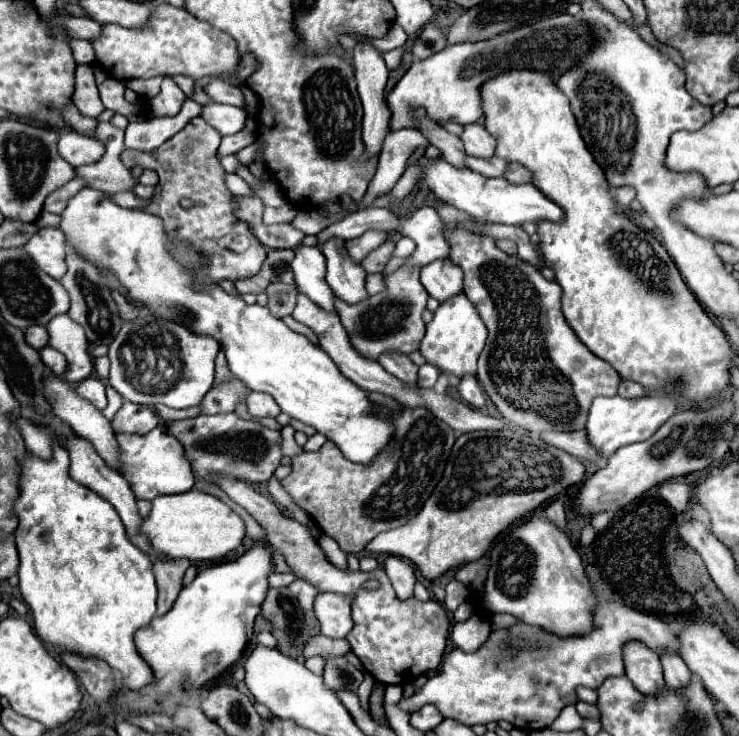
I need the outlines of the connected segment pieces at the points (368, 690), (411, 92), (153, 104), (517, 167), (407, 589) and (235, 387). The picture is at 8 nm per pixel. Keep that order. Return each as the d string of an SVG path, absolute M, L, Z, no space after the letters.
M366 672L364 682L362 682L362 684L360 684L360 688L358 688L360 706L362 706L364 710L368 710L368 700L370 700L370 694L372 694L372 684L374 684L374 678L372 678L372 674L368 674L368 672Z
M556 14L536 24L498 34L484 42L464 42L446 46L444 50L428 56L426 60L414 60L408 72L400 78L396 88L386 96L390 108L390 130L418 128L416 110L424 108L426 118L436 124L454 122L470 124L482 116L480 108L480 84L506 68L534 68L548 72L554 82L560 74L576 64L576 60L590 48L592 38L584 22L568 14Z
M164 78L162 80L162 90L148 100L148 114L154 116L176 116L178 110L182 108L184 102L184 92L178 88L178 84L174 84L172 78Z
M510 162L508 166L508 172L504 174L506 180L510 180L512 184L524 184L524 182L530 182L532 180L532 174L528 168L524 168L522 164L518 162Z
M388 556L388 560L384 562L384 570L394 586L398 600L408 600L414 596L416 576L414 576L414 568L408 562L404 562L398 556Z
M232 378L222 384L214 384L210 392L204 396L200 410L202 414L220 414L220 412L234 412L238 402L244 402L248 396L248 386L242 380Z

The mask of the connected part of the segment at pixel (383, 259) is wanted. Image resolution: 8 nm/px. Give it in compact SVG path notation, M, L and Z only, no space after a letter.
M386 240L380 248L376 248L374 252L370 252L360 264L362 268L370 274L370 272L382 272L384 266L388 264L388 260L392 258L392 252L394 252L394 242L392 240Z

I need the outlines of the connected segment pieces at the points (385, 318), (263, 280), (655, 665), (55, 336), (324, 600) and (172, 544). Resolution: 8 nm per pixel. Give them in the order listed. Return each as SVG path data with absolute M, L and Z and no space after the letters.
M400 266L396 272L384 278L386 288L382 294L368 296L366 300L362 300L362 304L346 304L344 300L338 300L338 296L334 296L334 308L340 314L342 326L346 328L356 352L366 356L368 360L378 360L384 352L410 354L418 350L418 344L426 330L422 312L426 310L428 302L428 292L420 284L418 274L420 268Z
M270 250L262 270L256 276L236 282L238 292L242 292L242 294L262 294L274 282L294 284L290 262L292 262L290 250Z
M642 642L624 644L624 668L632 684L644 694L656 694L664 688L662 666L658 654Z
M68 314L54 316L48 322L48 334L50 334L50 346L64 354L68 368L66 368L65 379L70 384L78 384L80 380L86 380L92 370L92 356L86 352L88 340L84 330L70 320Z
M320 592L314 602L314 614L320 622L320 630L328 638L344 638L352 630L350 598L342 594Z
M200 490L158 496L156 500L152 500L152 512L142 522L140 530L150 538L156 550L166 552L172 558L186 560L222 558L230 550L236 550L246 536L244 520L228 504Z

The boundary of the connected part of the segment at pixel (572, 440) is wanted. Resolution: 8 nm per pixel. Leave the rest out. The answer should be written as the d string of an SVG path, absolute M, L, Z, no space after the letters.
M576 430L576 432L542 432L538 436L546 444L554 444L556 448L562 448L564 452L570 452L572 456L584 460L584 462L600 462L600 458L592 452L588 440L586 440L586 430Z

